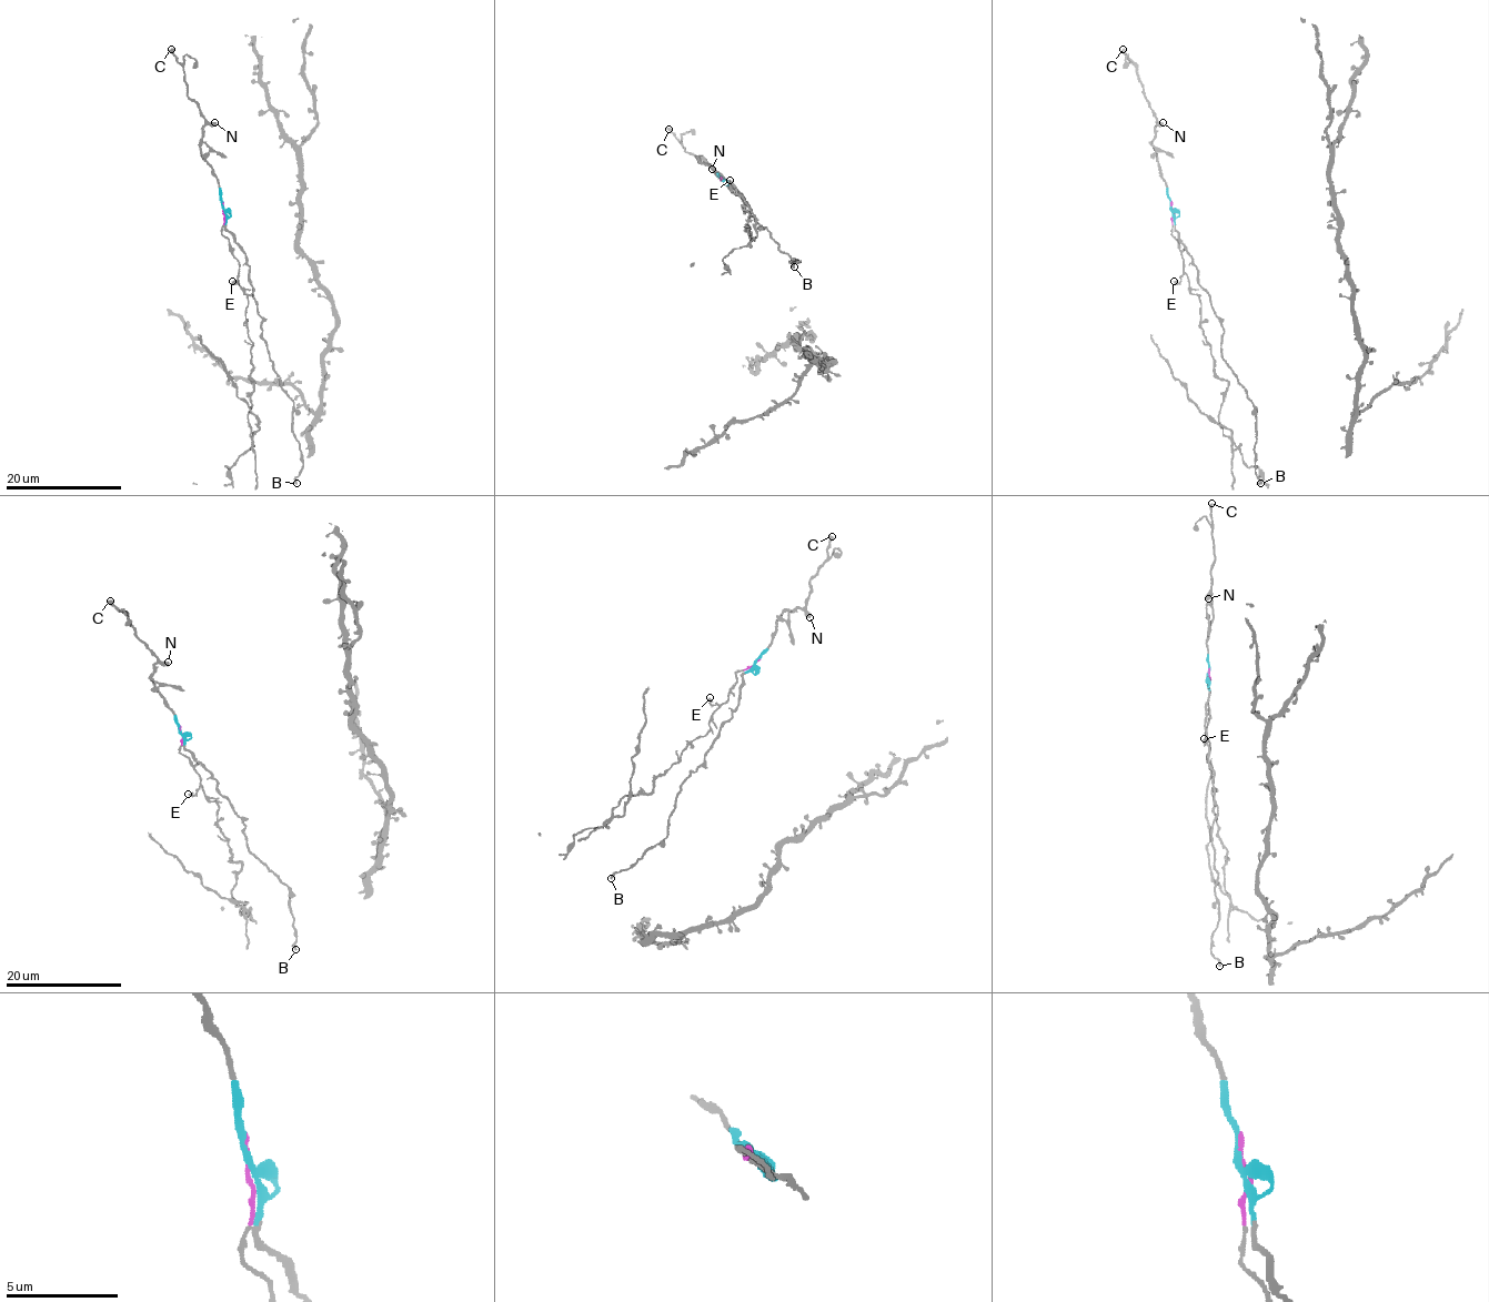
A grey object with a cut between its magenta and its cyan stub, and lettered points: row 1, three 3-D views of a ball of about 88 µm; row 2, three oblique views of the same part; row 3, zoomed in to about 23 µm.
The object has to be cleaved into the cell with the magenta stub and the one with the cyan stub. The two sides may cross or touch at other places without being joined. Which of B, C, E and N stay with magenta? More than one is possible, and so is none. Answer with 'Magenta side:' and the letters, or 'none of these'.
Magenta side: E

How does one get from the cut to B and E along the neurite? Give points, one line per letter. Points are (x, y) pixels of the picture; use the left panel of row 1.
B: (222, 205), (225, 229), (245, 254), (269, 356), (293, 402), (293, 434), (303, 470), (298, 484)
E: (222, 205), (222, 234), (229, 241), (240, 265), (237, 280), (232, 282)

